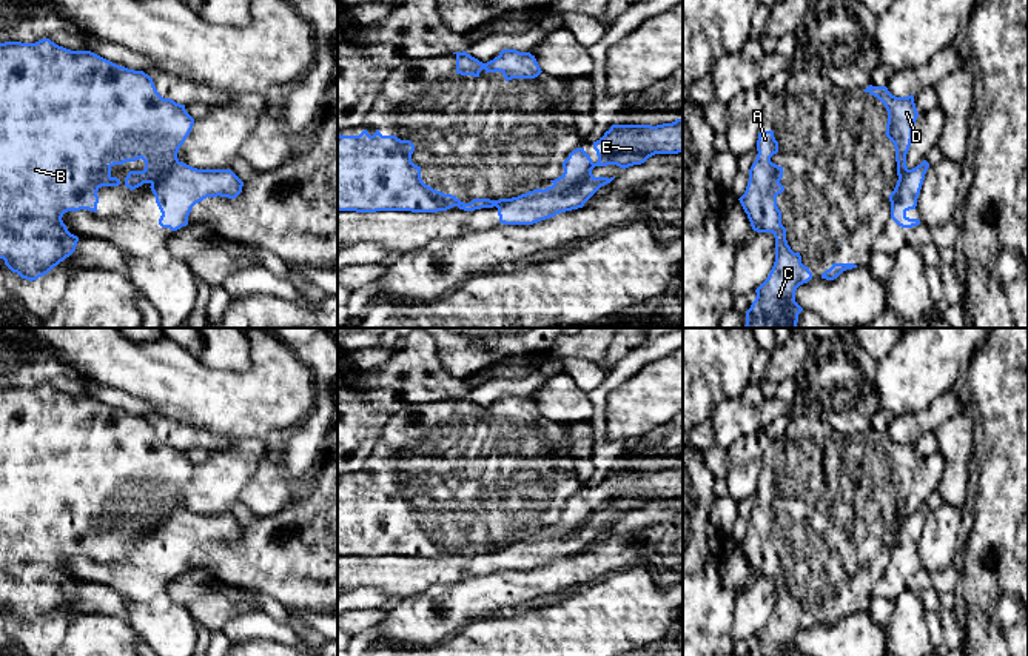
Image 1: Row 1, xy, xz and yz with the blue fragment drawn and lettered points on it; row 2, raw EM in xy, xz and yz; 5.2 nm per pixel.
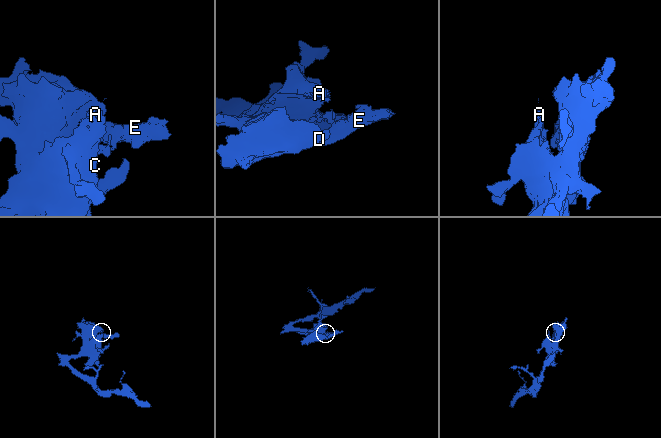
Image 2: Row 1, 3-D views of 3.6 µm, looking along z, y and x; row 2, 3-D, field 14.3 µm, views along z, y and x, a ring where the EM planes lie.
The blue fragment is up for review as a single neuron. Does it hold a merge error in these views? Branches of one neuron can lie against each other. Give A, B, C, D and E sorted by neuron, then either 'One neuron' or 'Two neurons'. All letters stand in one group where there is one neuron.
Groups: A B C D / E. Two neurons

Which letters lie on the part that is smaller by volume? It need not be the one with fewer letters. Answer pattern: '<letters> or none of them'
E

